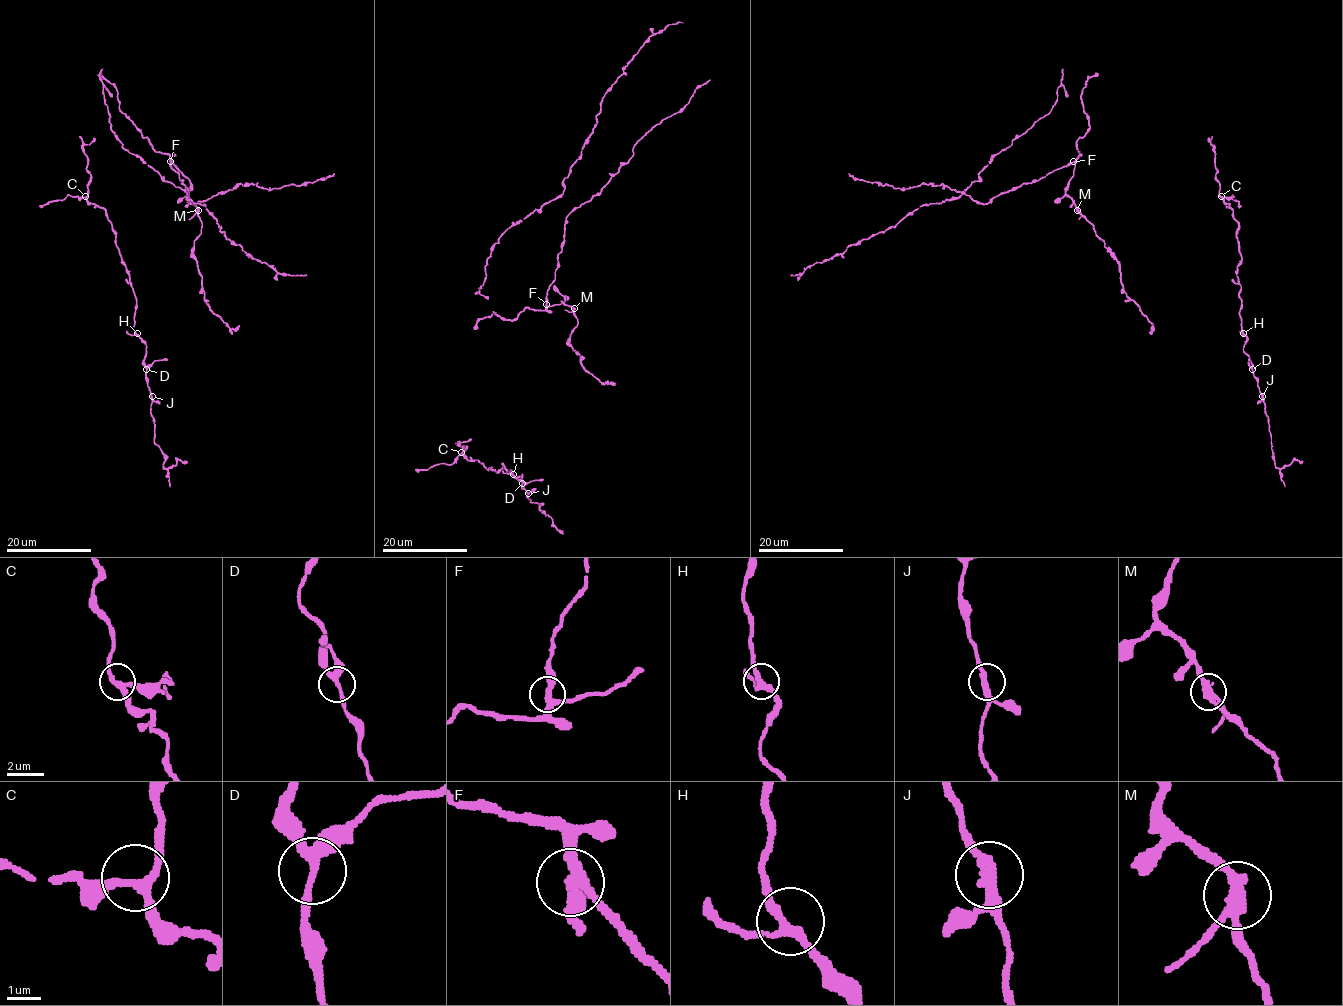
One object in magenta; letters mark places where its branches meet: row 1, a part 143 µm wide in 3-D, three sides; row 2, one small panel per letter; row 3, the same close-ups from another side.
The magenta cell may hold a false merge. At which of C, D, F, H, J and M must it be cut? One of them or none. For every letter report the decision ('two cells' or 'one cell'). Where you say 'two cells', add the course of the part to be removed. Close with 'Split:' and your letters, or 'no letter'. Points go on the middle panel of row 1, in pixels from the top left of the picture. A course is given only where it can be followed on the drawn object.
C: one cell
D: one cell
F: one cell
H: one cell
J: one cell
M: one cell
Split: no letter

